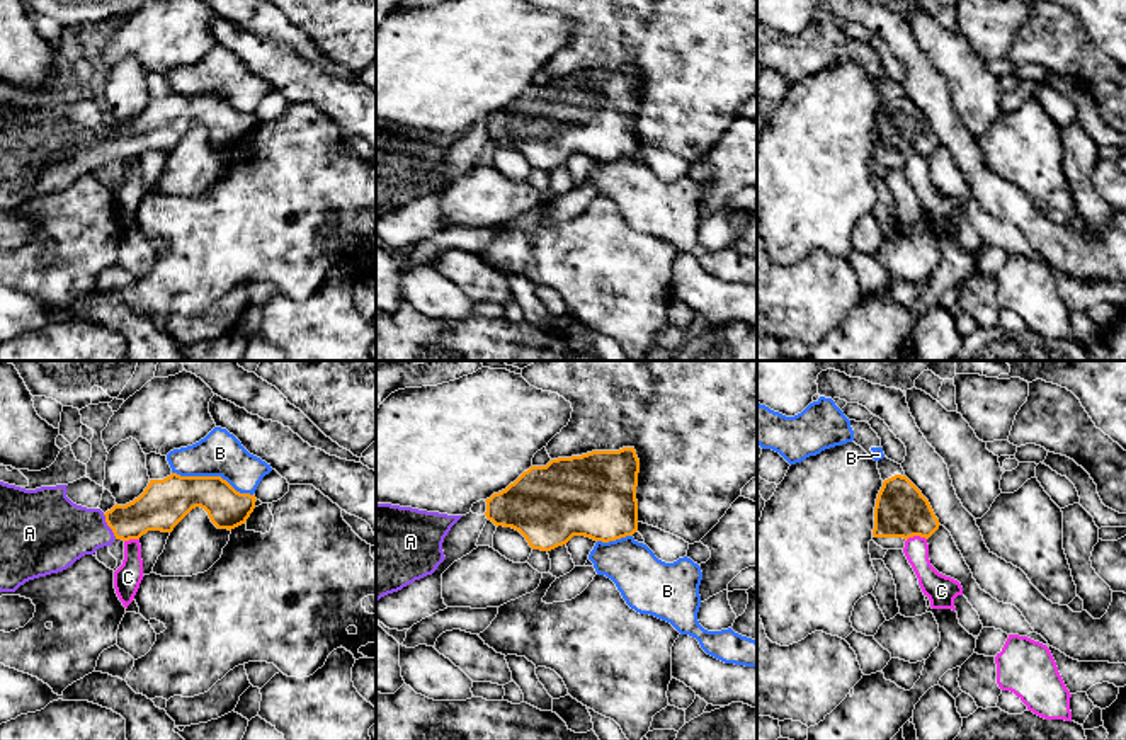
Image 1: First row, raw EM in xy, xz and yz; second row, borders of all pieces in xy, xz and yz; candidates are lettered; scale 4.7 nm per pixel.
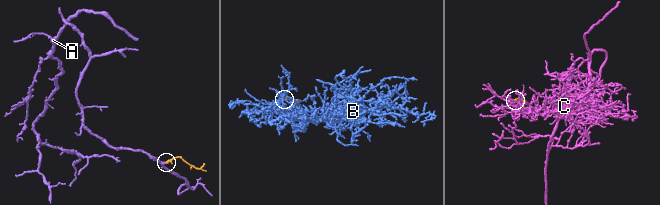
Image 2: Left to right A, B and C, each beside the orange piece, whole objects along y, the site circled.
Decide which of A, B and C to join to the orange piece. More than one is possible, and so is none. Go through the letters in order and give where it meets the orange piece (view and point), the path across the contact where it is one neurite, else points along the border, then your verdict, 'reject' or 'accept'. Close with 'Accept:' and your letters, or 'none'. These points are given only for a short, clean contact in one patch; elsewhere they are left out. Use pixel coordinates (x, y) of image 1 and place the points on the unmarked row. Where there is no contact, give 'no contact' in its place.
A: contact xy (108, 143); way xy (157, 128), (126, 142), (108, 143), (101, 148), (56, 152); accept
B: contact xy (213, 96); reject
C: contact yz (915, 153); border yz (926, 157), (914, 155), (907, 159); reject
Accept: A

